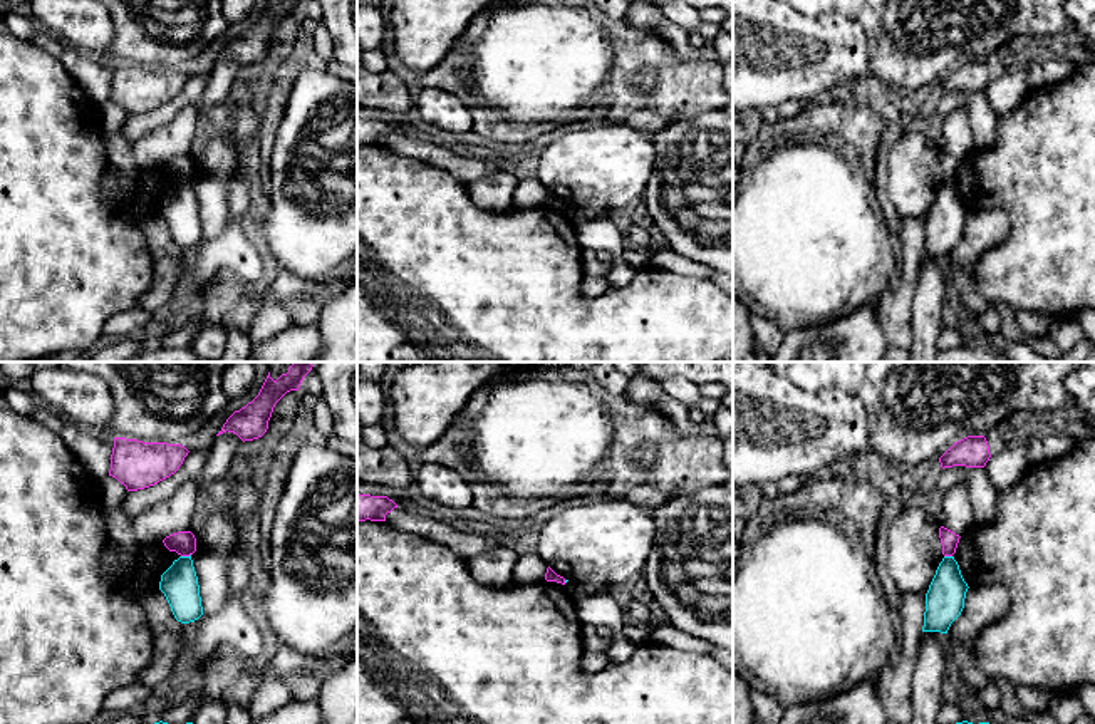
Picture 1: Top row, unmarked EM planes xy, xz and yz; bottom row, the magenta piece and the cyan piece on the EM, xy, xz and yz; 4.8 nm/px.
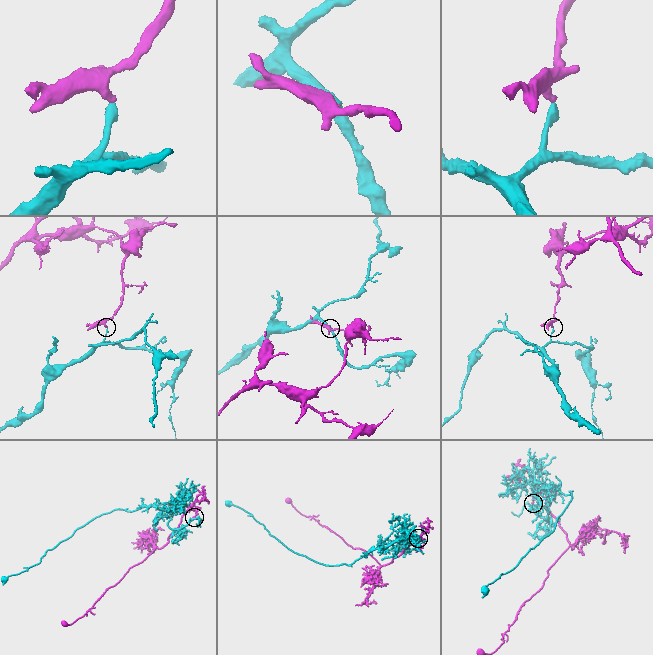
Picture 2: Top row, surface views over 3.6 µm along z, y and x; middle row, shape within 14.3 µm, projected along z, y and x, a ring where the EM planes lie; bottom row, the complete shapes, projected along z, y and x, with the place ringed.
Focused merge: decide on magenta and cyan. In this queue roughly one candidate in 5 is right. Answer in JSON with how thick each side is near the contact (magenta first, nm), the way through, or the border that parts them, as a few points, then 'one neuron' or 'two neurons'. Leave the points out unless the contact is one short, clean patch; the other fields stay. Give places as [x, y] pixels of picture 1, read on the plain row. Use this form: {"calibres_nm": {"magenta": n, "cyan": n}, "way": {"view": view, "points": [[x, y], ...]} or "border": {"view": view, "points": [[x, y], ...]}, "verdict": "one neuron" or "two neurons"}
{"calibres_nm": {"magenta": 110, "cyan": 180}, "border": {"view": "xy", "points": [[190, 178], [181, 181]]}, "verdict": "two neurons"}

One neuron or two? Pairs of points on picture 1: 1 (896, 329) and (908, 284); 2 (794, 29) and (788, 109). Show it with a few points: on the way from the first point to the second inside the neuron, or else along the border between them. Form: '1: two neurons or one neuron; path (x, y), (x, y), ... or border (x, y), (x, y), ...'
1: one neuron; path (896, 317), (896, 305), (904, 295)
2: two neurons; border (800, 101), (783, 101), (777, 106)

